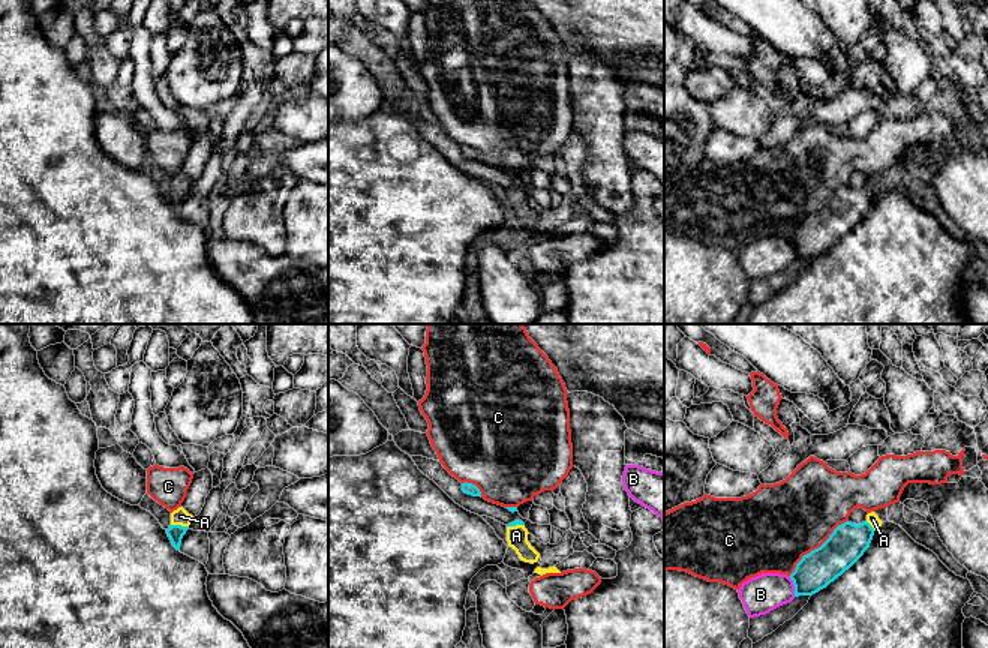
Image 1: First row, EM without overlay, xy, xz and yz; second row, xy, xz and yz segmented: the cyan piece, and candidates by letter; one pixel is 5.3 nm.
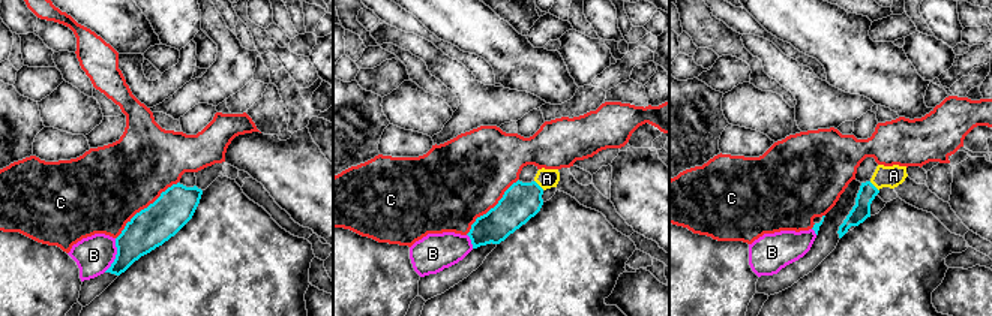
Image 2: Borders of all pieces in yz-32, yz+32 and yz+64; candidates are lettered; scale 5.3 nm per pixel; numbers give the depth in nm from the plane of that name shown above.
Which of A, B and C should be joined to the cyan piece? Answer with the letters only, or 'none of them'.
A

